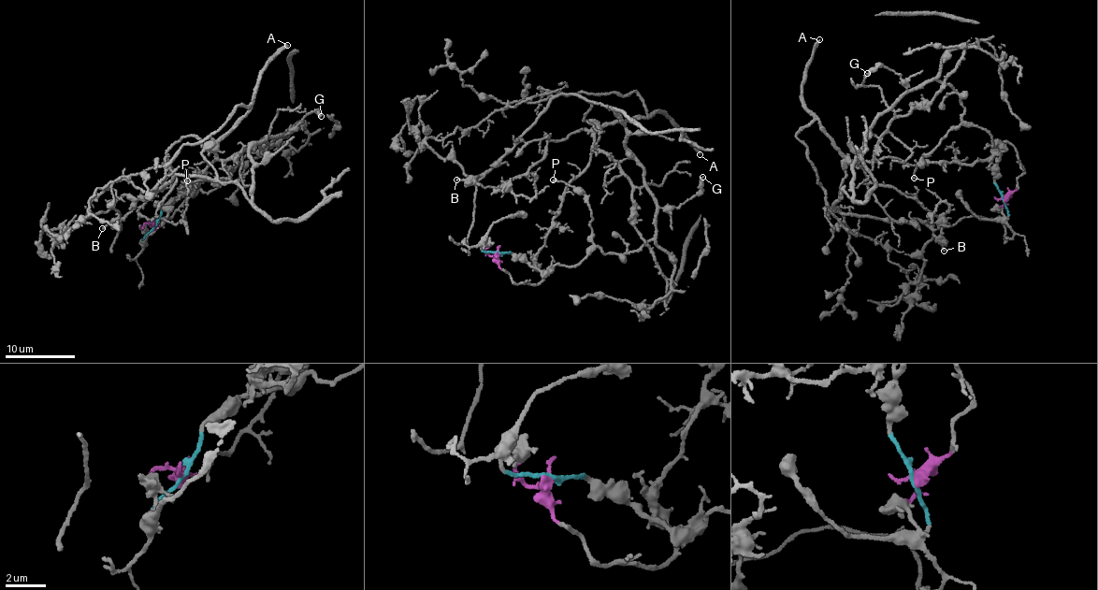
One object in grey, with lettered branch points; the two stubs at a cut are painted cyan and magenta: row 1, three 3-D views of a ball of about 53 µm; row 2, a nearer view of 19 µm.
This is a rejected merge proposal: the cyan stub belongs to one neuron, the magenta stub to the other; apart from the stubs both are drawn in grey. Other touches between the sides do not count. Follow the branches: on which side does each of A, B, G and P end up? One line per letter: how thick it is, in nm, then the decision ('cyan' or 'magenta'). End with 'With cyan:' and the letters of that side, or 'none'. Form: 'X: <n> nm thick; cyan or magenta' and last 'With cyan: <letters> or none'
A: 320 nm thick; magenta
B: 200 nm thick; magenta
G: 320 nm thick; cyan
P: 200 nm thick; cyan
With cyan: G, P

